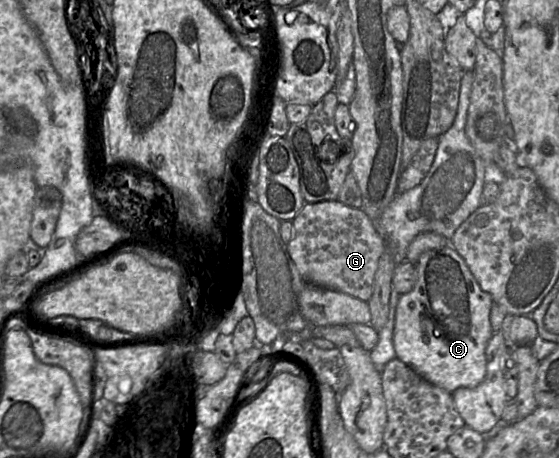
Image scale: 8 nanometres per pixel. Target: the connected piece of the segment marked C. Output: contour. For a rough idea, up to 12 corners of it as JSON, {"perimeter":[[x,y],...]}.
{"perimeter":[[450,244],[400,296],[396,357],[450,393],[478,386],[492,296]]}

